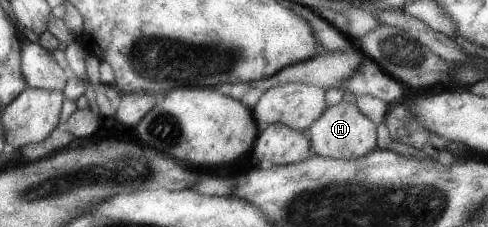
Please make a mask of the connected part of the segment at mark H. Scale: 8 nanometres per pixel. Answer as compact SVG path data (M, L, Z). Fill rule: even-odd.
M341 100L334 106L327 106L323 113L308 127L306 134L309 140L310 146L313 147L315 156L321 156L331 159L357 159L361 156L366 156L369 152L375 150L376 147L376 125L370 119L367 119L357 109L355 103L346 103Z

